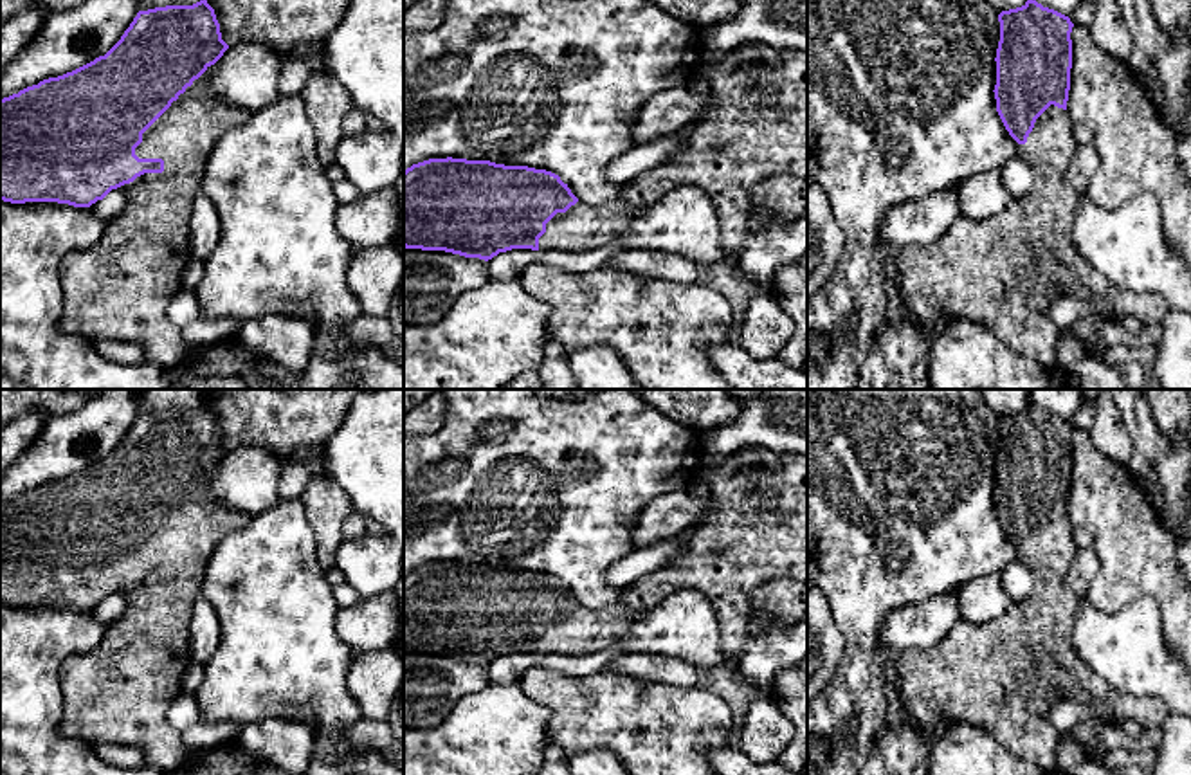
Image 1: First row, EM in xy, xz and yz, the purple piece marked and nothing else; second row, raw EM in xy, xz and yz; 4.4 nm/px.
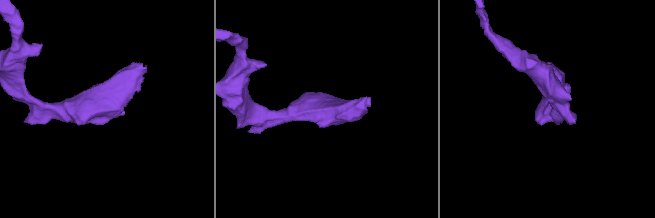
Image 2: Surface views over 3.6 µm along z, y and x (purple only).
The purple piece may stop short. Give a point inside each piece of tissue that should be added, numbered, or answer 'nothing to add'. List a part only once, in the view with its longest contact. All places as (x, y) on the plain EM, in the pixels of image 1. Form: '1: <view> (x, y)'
1: xy (119, 692)

